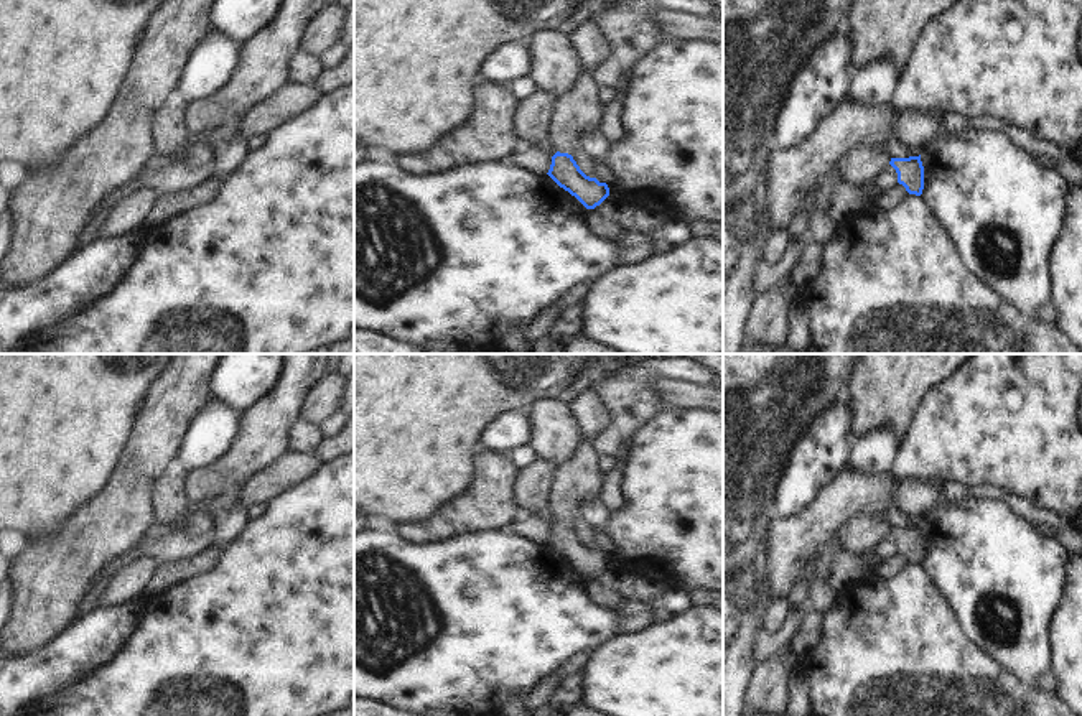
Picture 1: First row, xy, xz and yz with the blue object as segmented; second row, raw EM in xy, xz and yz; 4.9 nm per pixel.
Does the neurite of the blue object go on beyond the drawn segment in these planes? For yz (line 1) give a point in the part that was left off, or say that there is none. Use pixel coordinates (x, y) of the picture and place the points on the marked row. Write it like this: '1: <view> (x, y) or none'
1: yz (863, 165)

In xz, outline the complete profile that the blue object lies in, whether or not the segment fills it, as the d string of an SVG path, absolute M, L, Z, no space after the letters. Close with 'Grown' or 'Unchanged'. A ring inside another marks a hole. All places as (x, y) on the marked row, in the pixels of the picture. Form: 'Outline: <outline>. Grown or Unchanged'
Outline: M585 69L576 84L560 97L550 135L557 153L547 174L586 209L595 209L609 196L608 184L586 176L570 155L583 146L588 130L598 128L603 109L596 95L598 87L595 71Z. Grown

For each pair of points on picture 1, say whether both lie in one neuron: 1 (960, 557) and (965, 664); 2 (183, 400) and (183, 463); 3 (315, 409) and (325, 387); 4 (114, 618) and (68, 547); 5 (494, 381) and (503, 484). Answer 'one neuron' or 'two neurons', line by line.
1: two neurons
2: two neurons
3: one neuron
4: two neurons
5: two neurons

